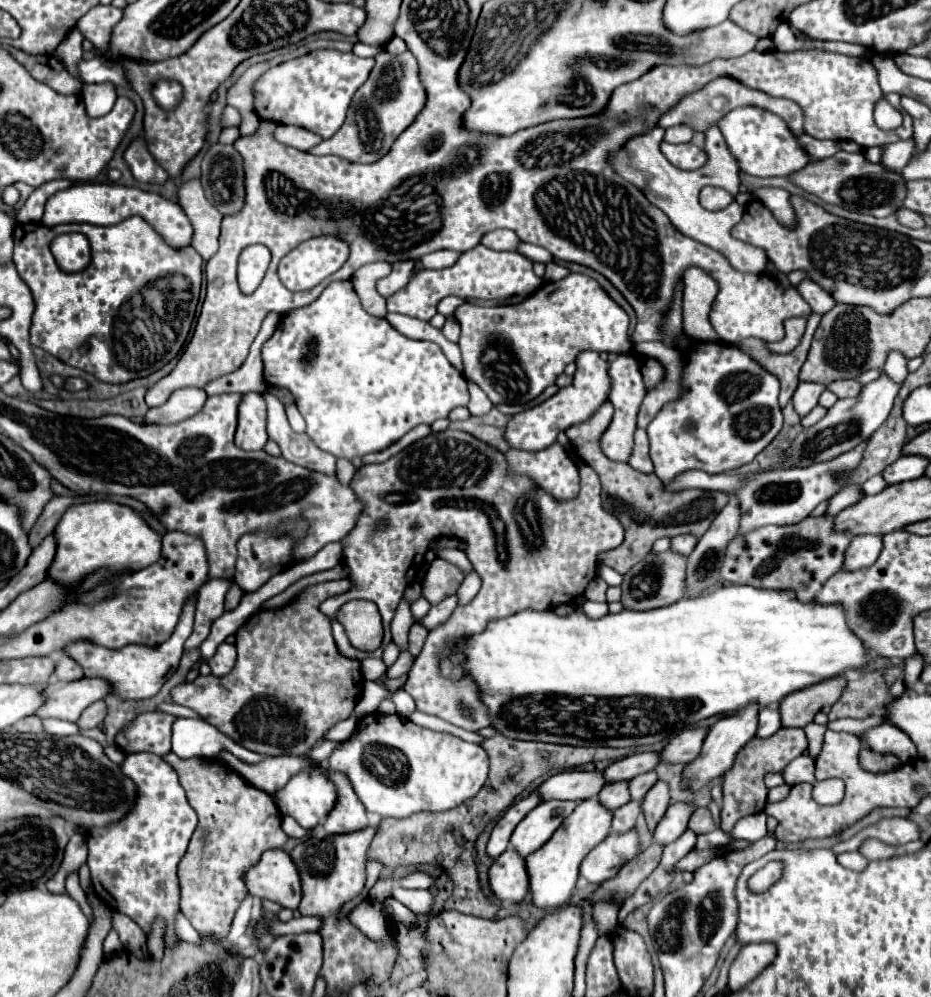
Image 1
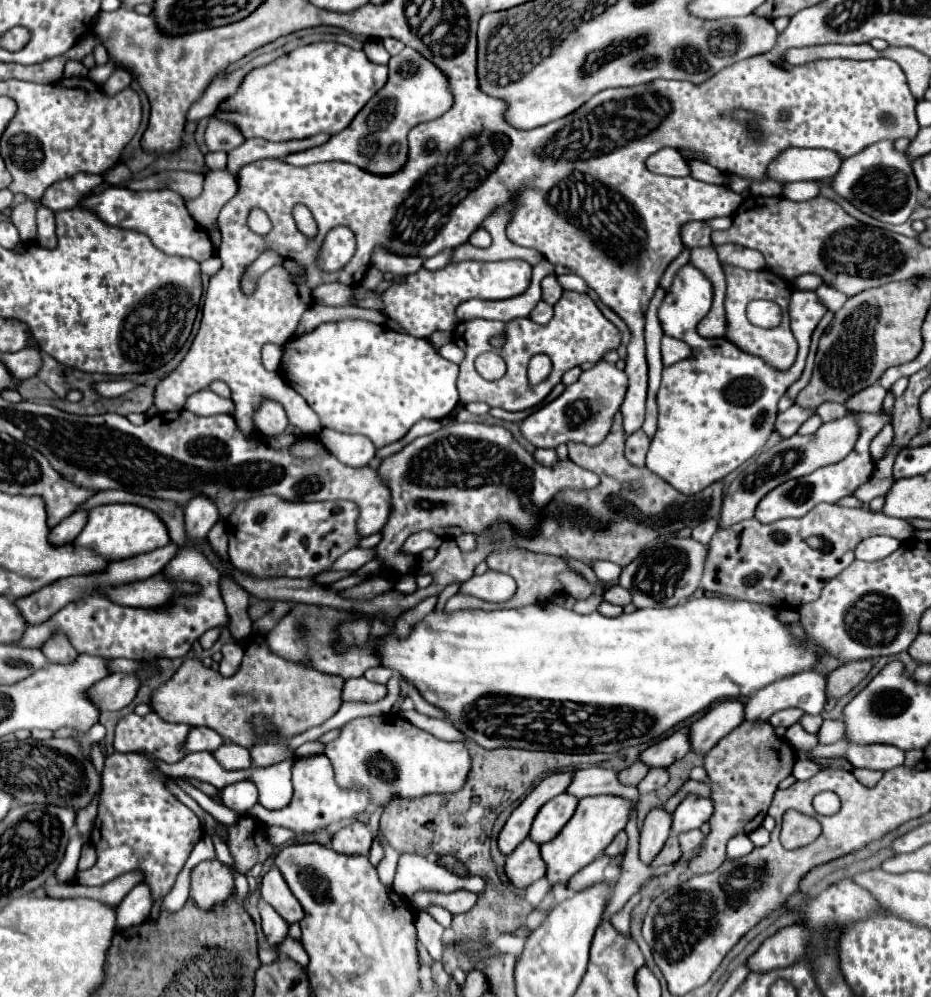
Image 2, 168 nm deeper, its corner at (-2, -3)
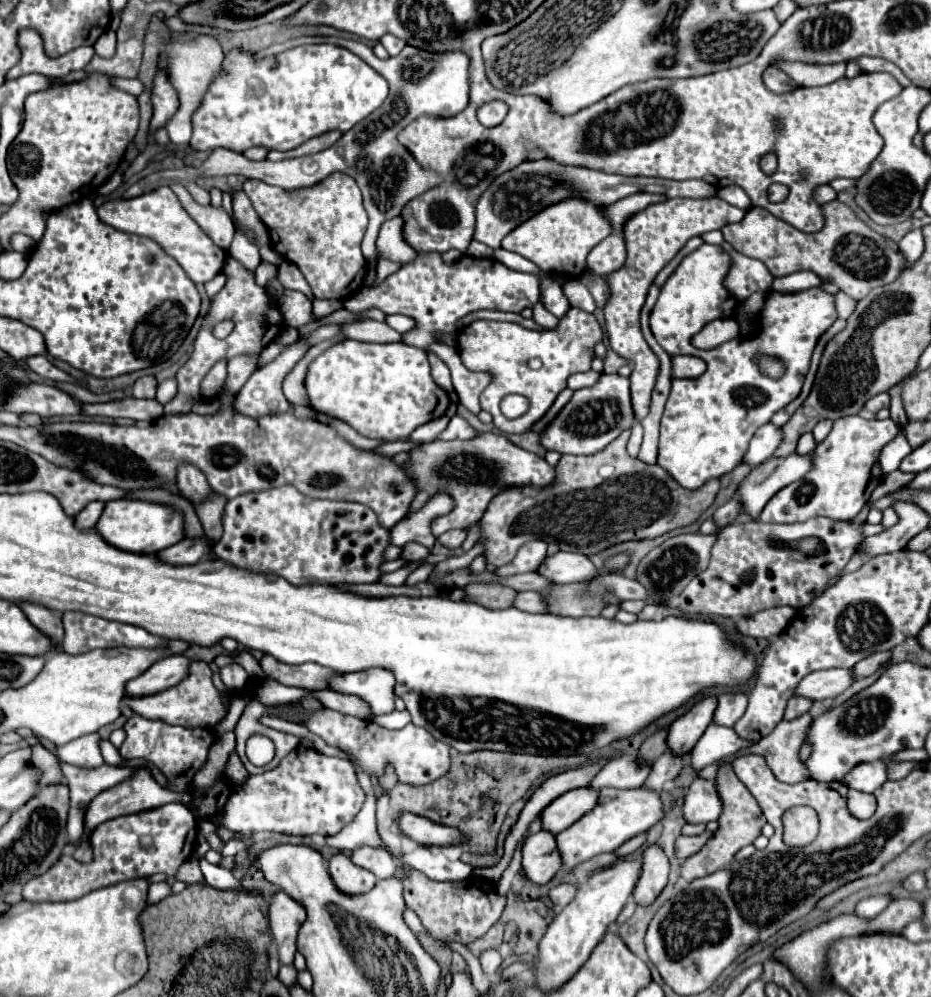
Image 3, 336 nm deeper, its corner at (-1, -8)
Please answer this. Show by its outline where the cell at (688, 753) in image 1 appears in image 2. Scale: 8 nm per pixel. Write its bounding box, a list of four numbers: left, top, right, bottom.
[691,699,745,755]

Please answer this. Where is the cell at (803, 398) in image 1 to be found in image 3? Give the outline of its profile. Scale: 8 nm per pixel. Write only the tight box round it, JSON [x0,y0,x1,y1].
[744,422,782,466]

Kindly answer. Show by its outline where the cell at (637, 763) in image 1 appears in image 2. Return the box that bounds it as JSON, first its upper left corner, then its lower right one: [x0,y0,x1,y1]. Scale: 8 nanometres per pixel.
[641,727,691,767]

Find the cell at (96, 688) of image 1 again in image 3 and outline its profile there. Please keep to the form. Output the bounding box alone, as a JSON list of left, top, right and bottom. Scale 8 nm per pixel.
[126,656,188,696]

